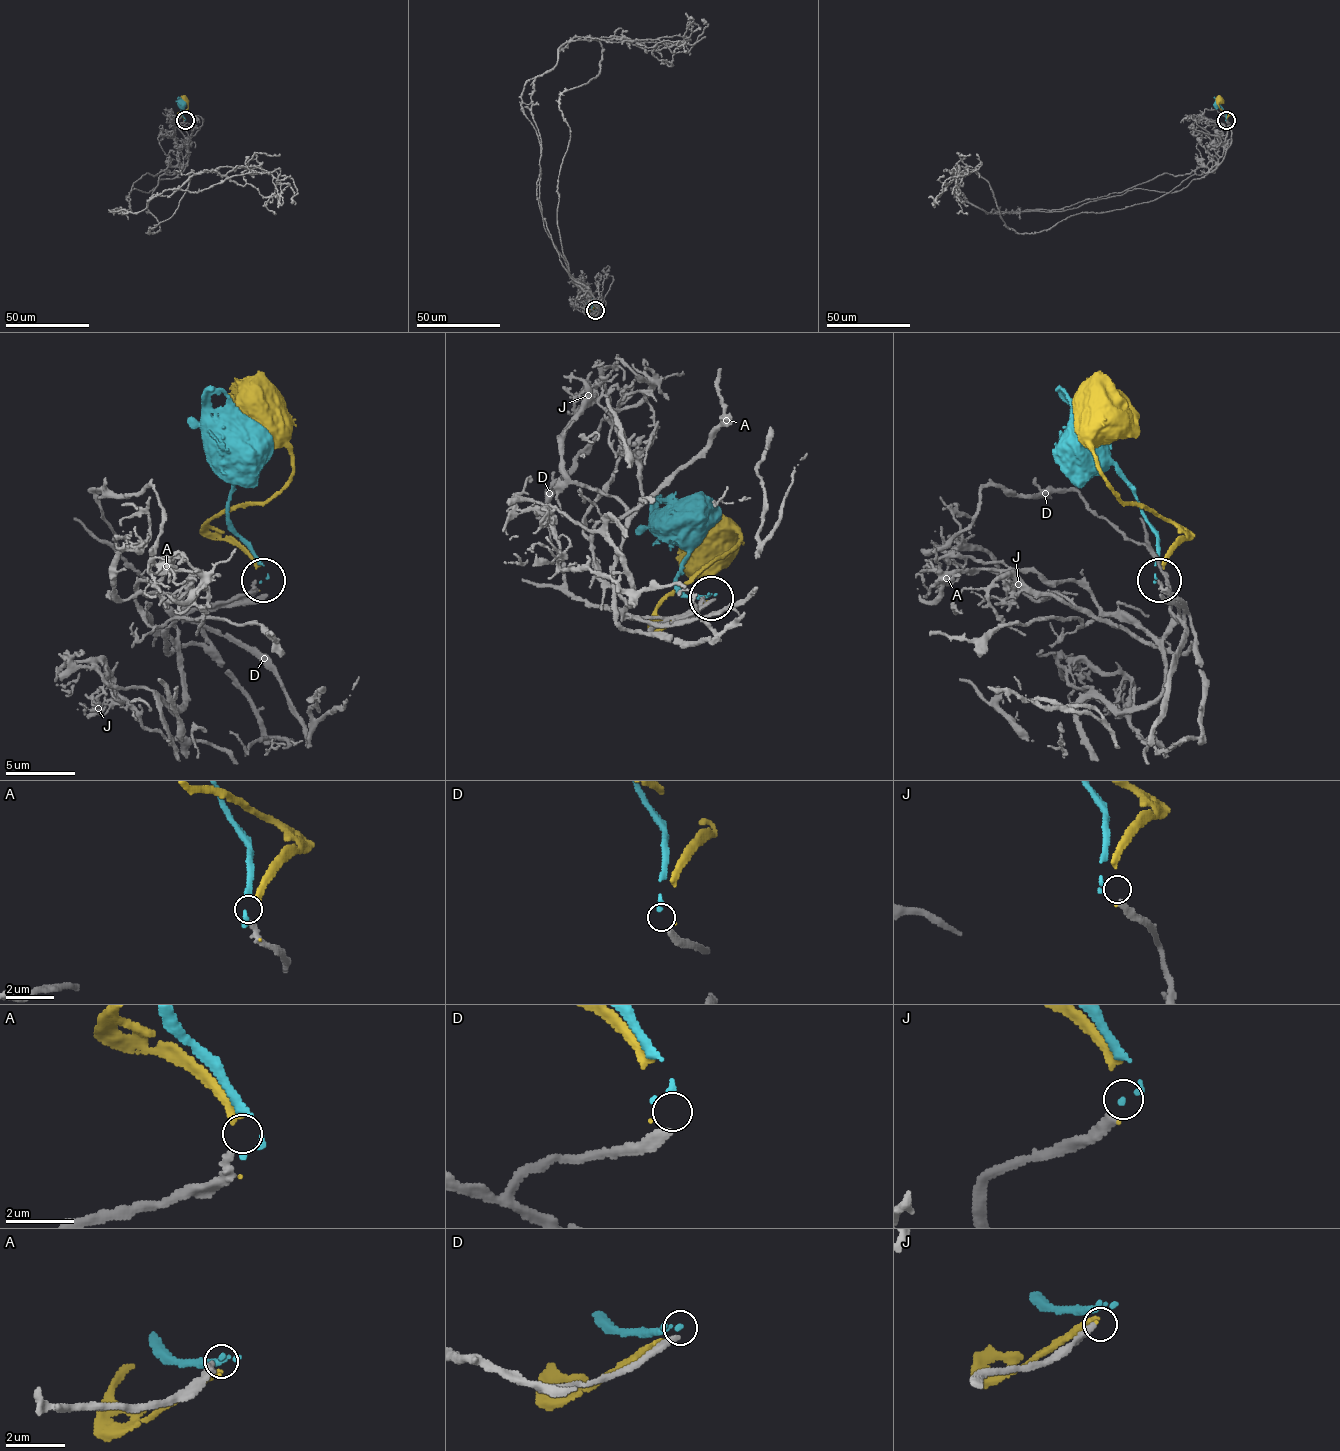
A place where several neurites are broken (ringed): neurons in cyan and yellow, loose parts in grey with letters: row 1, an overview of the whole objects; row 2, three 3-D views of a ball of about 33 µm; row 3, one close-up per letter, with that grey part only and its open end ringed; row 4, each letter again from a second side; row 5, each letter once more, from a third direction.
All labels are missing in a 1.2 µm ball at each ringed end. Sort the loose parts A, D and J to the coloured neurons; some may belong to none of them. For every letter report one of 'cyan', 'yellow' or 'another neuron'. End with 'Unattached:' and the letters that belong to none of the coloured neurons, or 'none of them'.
A: another neuron
D: cyan
J: yellow
Unattached: A

